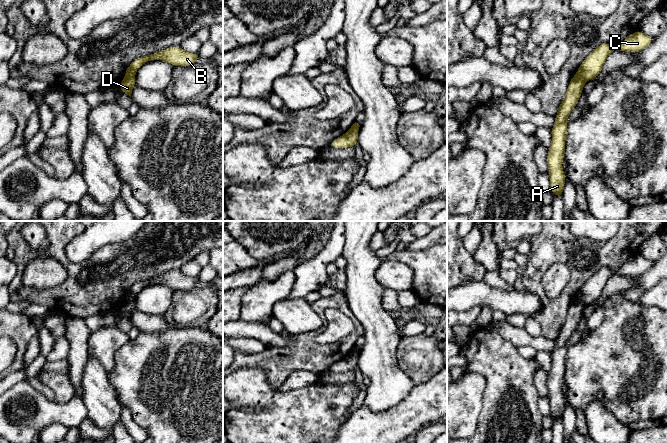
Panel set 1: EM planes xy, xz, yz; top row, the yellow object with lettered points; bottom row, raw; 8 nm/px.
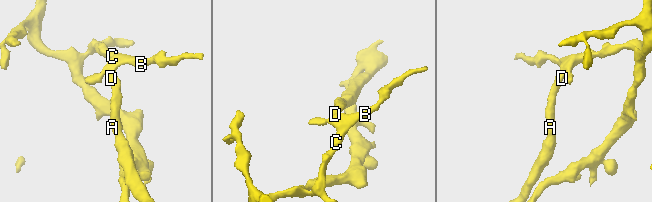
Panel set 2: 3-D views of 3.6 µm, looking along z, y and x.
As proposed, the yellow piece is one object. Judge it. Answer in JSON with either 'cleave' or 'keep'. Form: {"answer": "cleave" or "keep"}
{"answer": "cleave"}

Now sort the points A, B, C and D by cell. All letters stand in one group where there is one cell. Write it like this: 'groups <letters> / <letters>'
groups A D / B C

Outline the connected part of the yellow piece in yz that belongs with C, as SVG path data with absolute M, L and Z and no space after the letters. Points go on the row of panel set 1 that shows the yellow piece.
M637 30L616 47L612 47L608 43L602 43L583 60L578 68L578 73L585 81L589 81L601 73L608 55L613 51L638 53L653 41L654 37Z

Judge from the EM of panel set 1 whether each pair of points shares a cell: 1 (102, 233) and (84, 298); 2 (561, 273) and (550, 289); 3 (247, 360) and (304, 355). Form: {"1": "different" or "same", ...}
{"1": "different", "2": "same", "3": "same"}

